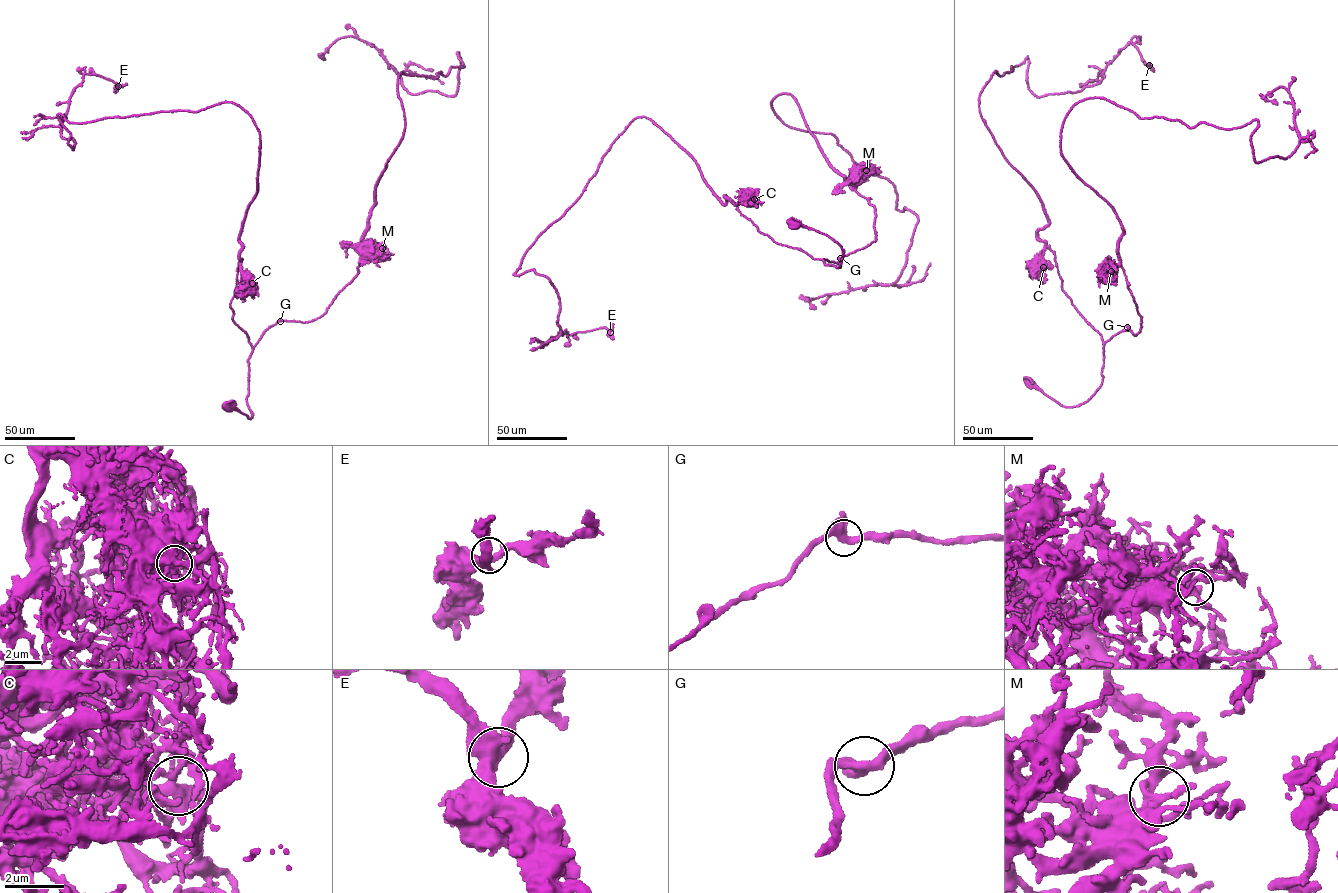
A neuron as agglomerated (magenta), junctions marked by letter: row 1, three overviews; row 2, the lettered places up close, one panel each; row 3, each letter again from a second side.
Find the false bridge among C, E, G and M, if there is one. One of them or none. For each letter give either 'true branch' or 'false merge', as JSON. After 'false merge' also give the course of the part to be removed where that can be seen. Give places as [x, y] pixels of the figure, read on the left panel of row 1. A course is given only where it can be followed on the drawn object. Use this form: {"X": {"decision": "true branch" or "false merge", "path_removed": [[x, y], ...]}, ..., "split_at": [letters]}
{"C": {"decision": "true branch"}, "E": {"decision": "true branch"}, "G": {"decision": "true branch"}, "M": {"decision": "true branch"}, "split_at": []}

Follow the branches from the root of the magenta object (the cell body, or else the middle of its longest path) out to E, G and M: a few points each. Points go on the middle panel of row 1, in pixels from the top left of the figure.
E: (794, 225), (835, 241), (840, 267), (759, 232), (634, 119), (513, 274), (549, 279), (560, 334), (610, 332)
G: (794, 225), (825, 234), (840, 246), (840, 267), (824, 264), (823, 259), (835, 262), (840, 257)
M: (794, 225), (840, 246), (840, 267), (825, 265), (870, 245), (875, 209), (856, 189), (866, 170)

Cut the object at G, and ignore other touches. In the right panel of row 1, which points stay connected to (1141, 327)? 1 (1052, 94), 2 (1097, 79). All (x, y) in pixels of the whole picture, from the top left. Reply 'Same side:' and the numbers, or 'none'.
Same side: none

